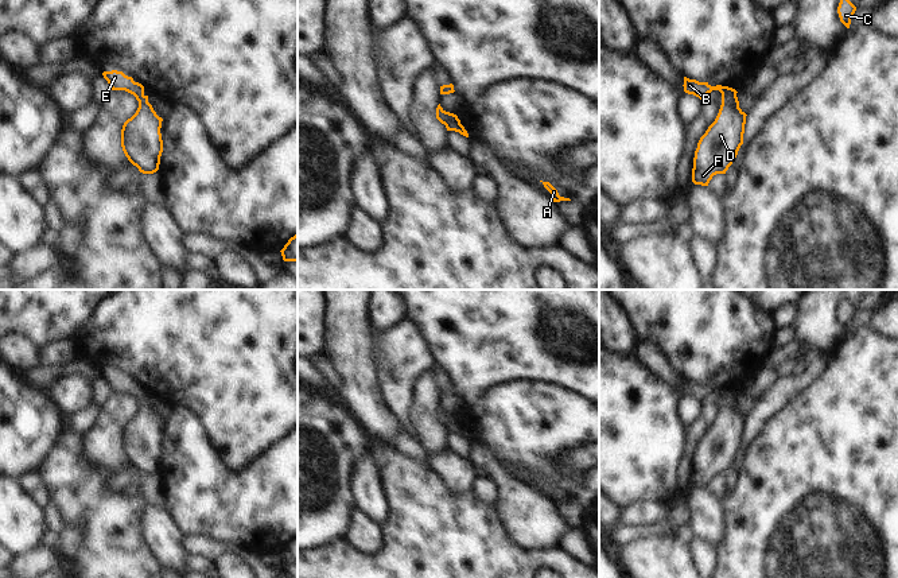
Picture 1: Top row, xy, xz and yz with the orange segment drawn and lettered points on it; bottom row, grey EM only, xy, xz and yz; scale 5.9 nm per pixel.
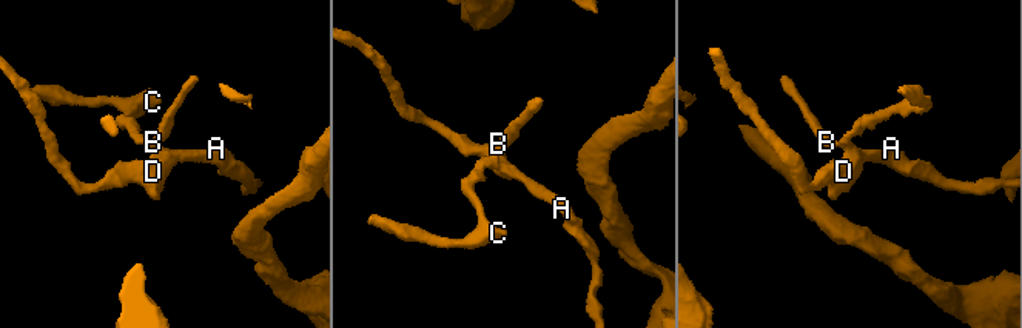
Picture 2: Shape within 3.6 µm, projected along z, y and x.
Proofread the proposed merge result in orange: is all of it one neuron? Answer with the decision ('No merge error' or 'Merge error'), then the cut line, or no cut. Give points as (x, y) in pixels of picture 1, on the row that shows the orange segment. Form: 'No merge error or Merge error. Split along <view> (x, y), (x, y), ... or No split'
No merge error. No split.

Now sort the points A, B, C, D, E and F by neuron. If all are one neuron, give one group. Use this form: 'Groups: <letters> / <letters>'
Groups: A B C D E F.

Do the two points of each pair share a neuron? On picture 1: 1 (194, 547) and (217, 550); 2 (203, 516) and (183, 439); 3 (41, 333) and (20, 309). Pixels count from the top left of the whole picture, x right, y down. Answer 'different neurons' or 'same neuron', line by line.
1: same neuron
2: same neuron
3: same neuron

